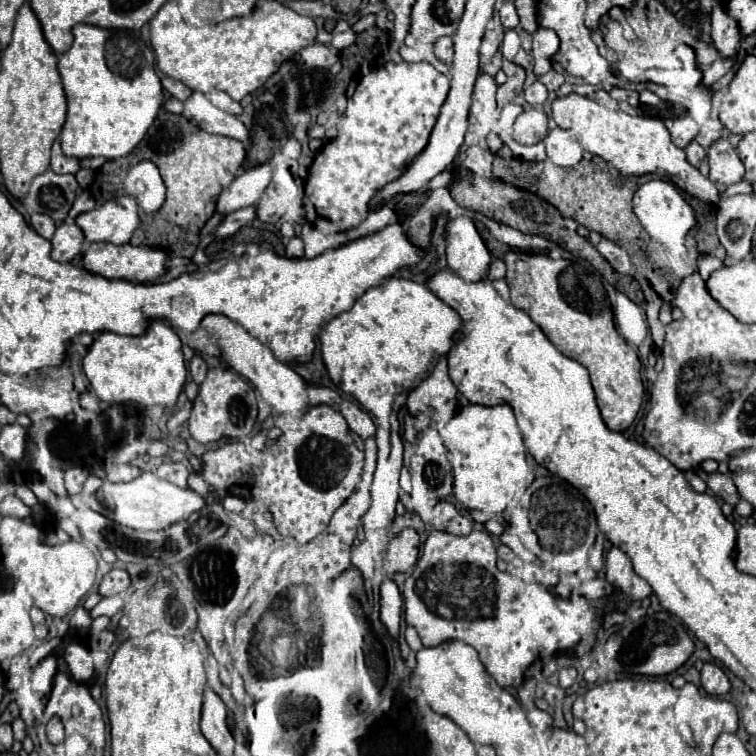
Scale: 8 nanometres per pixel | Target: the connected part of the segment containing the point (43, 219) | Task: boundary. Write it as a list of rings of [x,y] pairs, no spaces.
[[[32,213],[30,225],[32,225],[32,229],[34,229],[38,235],[42,235],[44,239],[50,239],[50,237],[54,235],[54,231],[56,231],[54,219],[48,217],[48,215],[44,215],[44,213]]]

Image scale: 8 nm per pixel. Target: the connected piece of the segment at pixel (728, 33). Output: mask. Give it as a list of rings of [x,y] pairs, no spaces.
[[[718,3],[718,7],[712,11],[712,43],[718,49],[722,57],[730,57],[736,53],[736,47],[742,39],[740,25],[736,19],[732,19],[724,5]]]

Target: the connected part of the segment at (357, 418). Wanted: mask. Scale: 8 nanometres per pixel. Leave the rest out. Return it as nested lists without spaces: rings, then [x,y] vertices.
[[[342,401],[342,403],[340,403],[340,413],[342,413],[344,419],[348,421],[350,429],[352,429],[354,433],[358,433],[362,439],[372,437],[372,435],[376,433],[376,425],[374,425],[372,417],[370,417],[362,407],[358,407],[356,403],[352,403],[352,401]]]

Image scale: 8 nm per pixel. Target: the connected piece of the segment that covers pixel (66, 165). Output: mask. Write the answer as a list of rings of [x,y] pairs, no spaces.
[[[54,141],[52,145],[52,163],[50,169],[56,173],[76,173],[80,169],[80,161],[76,157],[66,157],[60,149],[60,143]]]

